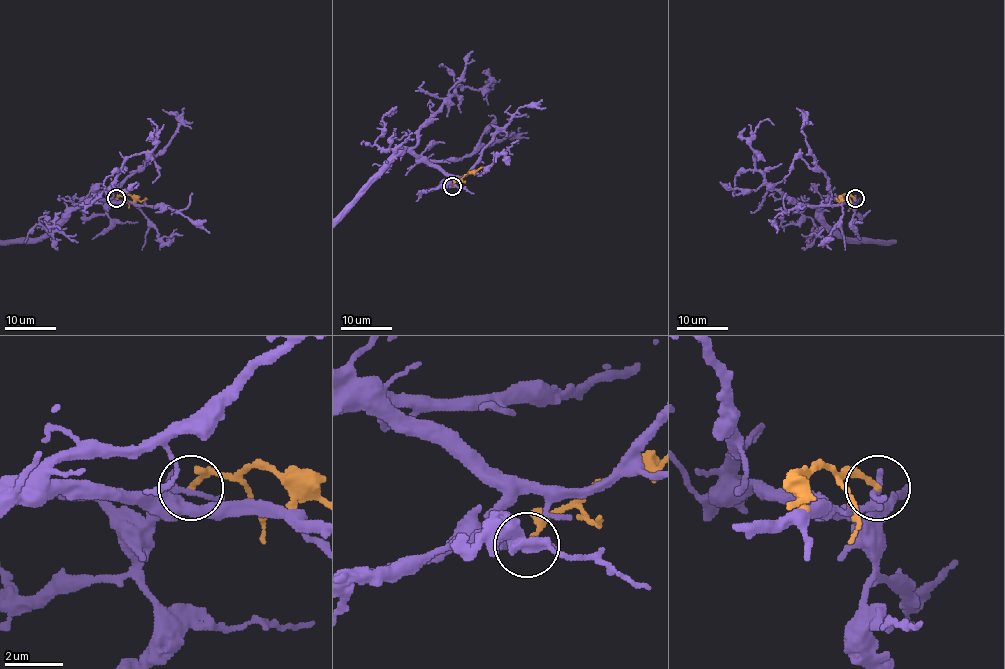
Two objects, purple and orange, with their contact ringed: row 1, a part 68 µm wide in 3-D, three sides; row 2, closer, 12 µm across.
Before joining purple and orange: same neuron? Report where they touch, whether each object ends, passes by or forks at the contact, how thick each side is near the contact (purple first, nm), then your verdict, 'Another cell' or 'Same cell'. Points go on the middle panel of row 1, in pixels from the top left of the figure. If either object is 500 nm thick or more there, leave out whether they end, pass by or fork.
Place: (452, 186). At the ring purple ends. At the ring orange ends. Thickness 240 nm (purple) against 170 nm. Another cell

